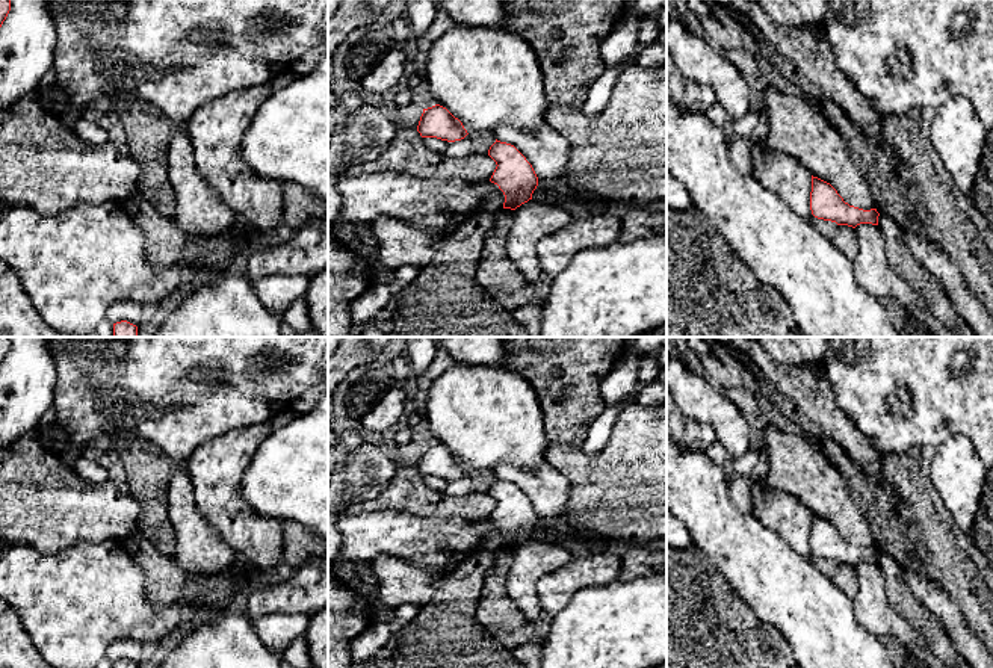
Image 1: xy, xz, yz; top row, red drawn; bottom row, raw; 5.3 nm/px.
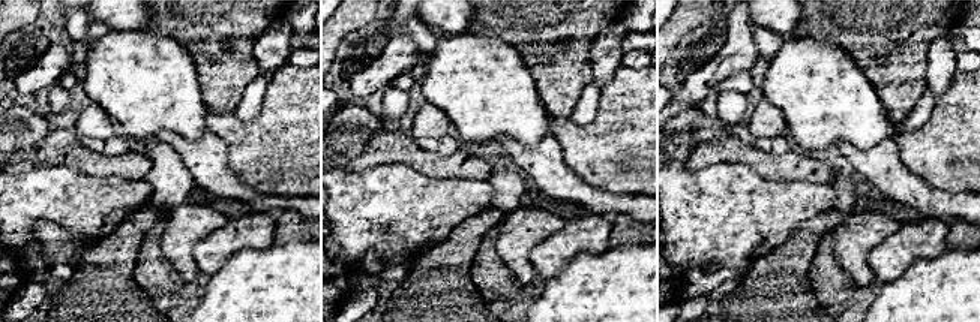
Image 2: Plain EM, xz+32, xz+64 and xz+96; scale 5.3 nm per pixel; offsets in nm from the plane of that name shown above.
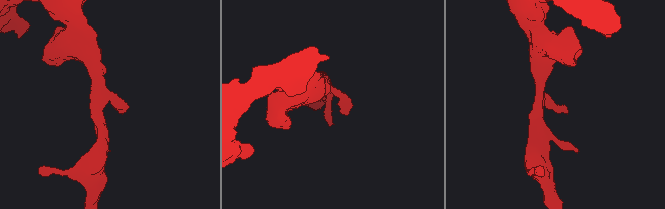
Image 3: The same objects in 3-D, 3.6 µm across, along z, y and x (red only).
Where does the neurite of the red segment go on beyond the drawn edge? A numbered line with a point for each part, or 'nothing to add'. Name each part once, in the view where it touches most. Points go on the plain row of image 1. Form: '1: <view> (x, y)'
nothing to add

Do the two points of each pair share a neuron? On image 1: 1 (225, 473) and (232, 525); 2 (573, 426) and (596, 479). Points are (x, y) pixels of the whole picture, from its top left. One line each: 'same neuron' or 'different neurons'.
1: same neuron
2: different neurons

